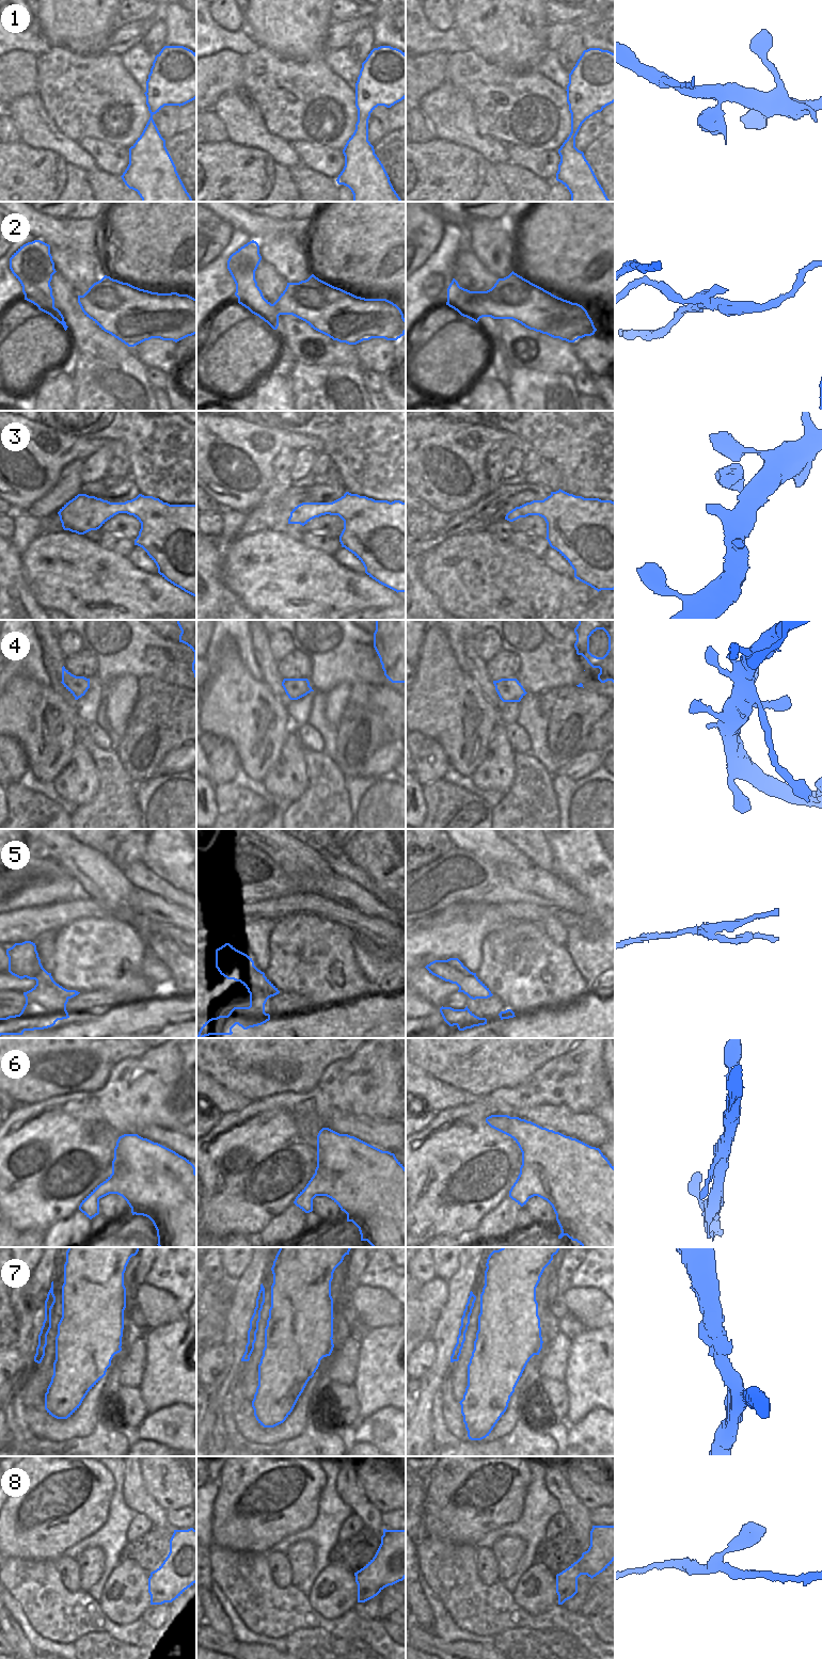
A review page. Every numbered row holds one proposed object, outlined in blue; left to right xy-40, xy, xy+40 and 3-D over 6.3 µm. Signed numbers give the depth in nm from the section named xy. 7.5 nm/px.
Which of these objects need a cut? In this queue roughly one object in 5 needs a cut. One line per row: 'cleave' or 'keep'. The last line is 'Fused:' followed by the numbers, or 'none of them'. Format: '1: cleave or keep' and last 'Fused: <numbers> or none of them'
1: keep
2: cleave
3: keep
4: keep
5: cleave
6: keep
7: keep
8: keep
Fused: 2, 5

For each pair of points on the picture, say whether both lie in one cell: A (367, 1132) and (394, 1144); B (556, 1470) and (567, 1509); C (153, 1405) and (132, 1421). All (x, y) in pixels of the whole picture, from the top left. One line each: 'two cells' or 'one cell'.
A: one cell
B: one cell
C: two cells

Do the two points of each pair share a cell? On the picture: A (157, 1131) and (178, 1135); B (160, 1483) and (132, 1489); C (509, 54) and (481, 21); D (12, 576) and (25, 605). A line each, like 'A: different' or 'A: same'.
A: same
B: different
C: same
D: same

